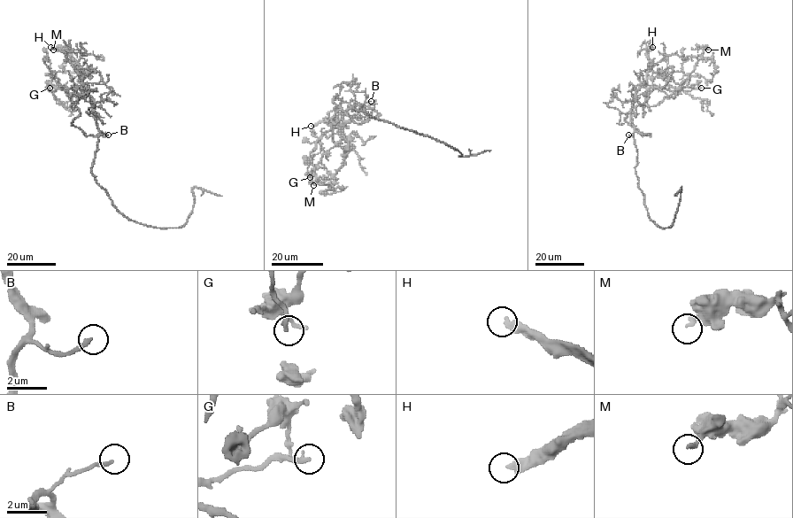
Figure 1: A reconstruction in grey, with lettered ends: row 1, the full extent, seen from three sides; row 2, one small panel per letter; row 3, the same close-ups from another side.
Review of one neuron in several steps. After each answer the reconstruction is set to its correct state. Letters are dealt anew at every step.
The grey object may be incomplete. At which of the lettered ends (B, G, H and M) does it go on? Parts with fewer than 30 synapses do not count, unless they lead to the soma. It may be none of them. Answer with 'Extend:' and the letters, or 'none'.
Extend: H

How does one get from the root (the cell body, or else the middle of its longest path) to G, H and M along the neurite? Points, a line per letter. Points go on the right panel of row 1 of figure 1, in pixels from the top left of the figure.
G: (637, 150), (630, 113), (634, 95), (642, 86), (675, 91), (701, 88)
H: (637, 150), (630, 116), (632, 101), (646, 80), (648, 51), (652, 47)
M: (637, 150), (632, 101), (646, 72), (670, 76), (681, 83), (702, 57), (704, 48), (708, 50)

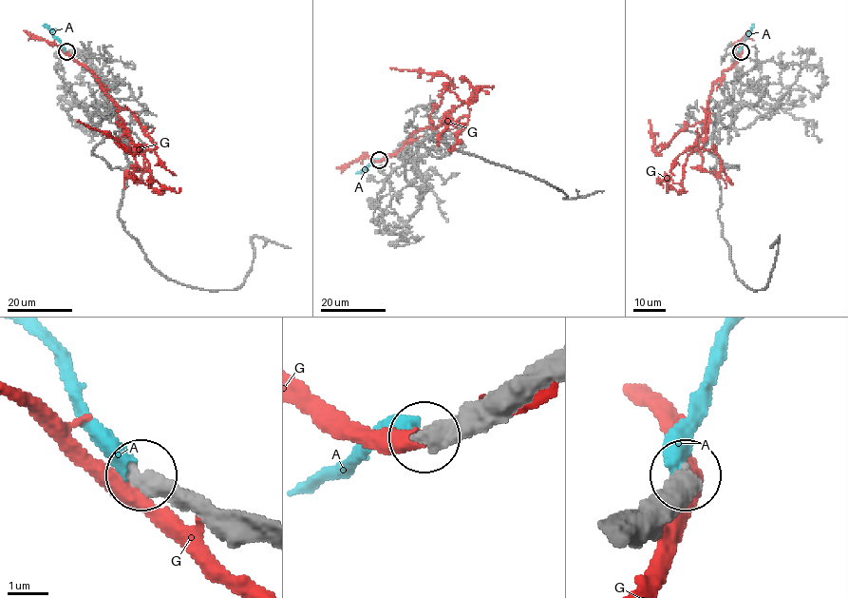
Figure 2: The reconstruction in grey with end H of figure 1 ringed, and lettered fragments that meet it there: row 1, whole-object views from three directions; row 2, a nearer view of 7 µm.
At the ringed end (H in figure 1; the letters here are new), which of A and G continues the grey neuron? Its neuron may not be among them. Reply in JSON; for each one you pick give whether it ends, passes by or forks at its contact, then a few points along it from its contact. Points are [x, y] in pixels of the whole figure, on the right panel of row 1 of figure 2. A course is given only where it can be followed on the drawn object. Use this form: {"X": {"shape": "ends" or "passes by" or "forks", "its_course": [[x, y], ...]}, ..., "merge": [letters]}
{"merge": []}

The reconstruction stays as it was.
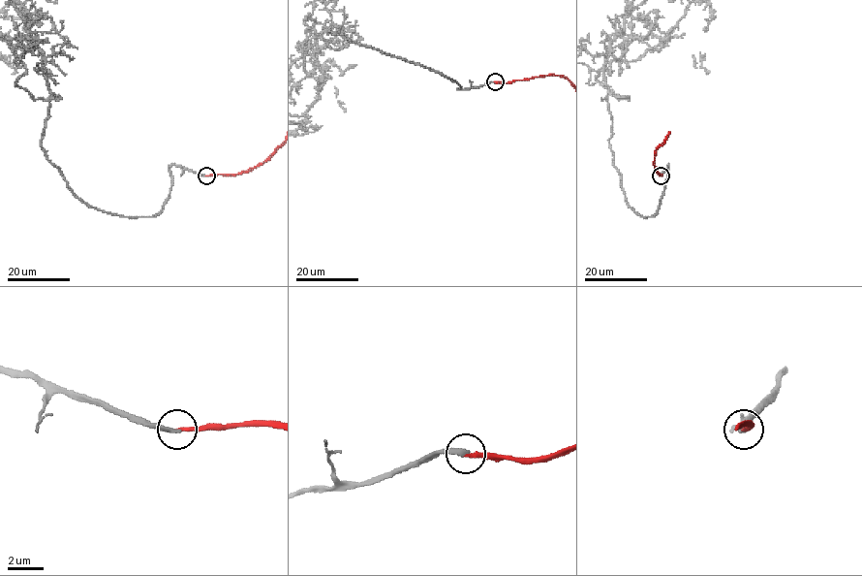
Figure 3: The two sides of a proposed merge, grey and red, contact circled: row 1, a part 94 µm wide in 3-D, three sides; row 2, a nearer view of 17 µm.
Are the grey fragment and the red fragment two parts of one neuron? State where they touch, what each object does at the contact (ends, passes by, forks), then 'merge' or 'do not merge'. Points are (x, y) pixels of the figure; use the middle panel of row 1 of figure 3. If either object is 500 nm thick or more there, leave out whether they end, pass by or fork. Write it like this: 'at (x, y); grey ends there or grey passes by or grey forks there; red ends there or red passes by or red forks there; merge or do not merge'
at (495, 81); grey ends there; red ends there; merge

